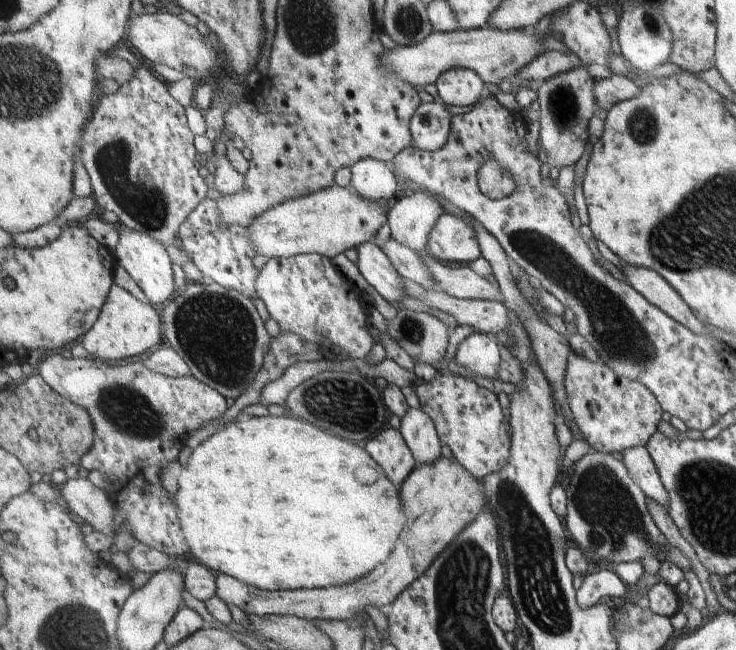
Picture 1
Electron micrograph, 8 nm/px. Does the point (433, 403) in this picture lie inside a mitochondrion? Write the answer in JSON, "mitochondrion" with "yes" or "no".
{"mitochondrion":"no"}

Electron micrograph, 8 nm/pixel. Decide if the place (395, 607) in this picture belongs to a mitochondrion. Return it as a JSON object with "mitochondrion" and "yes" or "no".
{"mitochondrion":"no"}

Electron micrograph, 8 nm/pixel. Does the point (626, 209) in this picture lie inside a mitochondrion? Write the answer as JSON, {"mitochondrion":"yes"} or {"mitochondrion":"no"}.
{"mitochondrion":"no"}

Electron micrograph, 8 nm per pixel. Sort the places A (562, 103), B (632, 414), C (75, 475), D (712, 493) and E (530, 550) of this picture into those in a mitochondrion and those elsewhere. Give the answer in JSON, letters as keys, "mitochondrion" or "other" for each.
{"A":"mitochondrion","B":"other","C":"other","D":"mitochondrion","E":"mitochondrion"}

